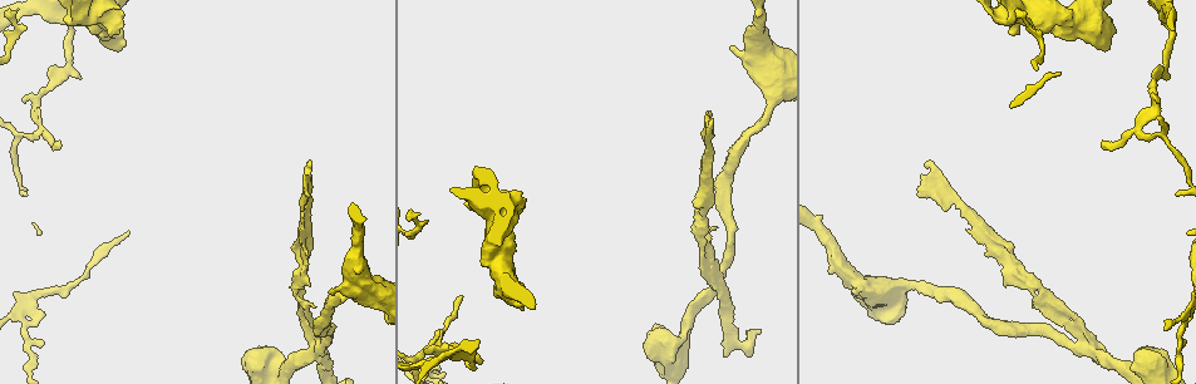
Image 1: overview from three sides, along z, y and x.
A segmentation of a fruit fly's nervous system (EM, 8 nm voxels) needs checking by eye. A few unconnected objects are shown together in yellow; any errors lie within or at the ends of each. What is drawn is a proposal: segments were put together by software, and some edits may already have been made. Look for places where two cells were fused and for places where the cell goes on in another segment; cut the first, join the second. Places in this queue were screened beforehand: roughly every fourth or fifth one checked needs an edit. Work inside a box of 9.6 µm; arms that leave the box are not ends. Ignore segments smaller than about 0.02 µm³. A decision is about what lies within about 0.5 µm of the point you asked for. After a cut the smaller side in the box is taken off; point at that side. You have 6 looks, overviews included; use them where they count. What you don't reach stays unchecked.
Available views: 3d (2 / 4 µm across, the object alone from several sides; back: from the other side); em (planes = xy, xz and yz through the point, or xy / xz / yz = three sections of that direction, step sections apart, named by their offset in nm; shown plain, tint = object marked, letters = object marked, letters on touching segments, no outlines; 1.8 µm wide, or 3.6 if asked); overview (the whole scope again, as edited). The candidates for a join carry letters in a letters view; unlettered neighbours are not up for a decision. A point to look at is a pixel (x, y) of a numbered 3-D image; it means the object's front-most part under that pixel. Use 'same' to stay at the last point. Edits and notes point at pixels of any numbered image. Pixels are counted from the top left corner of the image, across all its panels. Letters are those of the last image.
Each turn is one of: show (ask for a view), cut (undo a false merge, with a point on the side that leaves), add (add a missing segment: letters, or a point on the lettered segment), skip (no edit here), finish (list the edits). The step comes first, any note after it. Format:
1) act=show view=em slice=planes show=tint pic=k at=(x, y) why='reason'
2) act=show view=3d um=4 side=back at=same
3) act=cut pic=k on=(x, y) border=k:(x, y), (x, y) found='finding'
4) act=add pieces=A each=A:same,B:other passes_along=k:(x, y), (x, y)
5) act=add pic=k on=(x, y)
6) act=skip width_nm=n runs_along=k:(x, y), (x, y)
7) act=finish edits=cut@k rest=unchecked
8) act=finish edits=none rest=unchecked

act=show view=3d um=4 side=back pic=1 at=(117, 52)

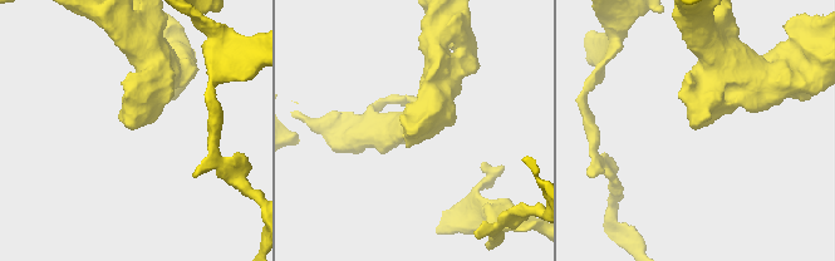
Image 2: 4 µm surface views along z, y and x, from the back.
act=show view=em slice=planes show=letters pic=2 at=(695, 128)

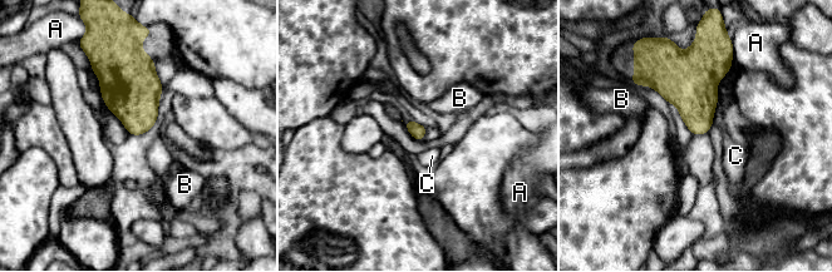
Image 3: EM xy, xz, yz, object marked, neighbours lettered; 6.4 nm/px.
act=skip longest_contact=C:110nm each=A:other,B:other,C:other border=3:(717, 107), (712, 122) found='none of them fits'

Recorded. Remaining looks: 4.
act=show view=3d um=4 pic=1 at=(298, 279) why='branch point'

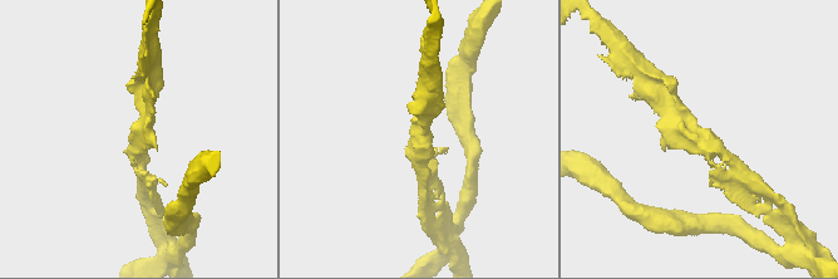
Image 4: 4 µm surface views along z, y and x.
act=show view=em slice=planes show=letters pic=4 at=(711, 141) why='now the EM'

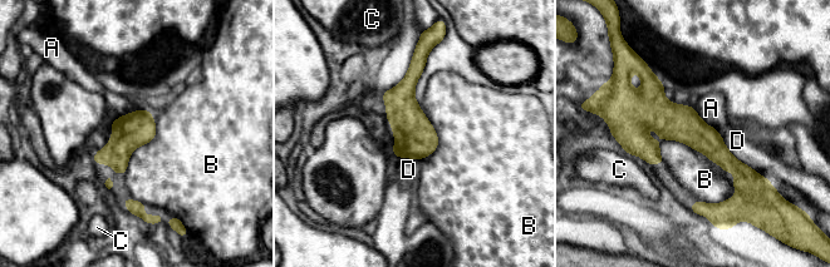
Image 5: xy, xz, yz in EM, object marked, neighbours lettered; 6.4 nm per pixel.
act=skip width_nm=220 each=A:other,B:other,C:other,D:other border=5:(658, 143), (681, 141), (723, 172) found='all the same cell'

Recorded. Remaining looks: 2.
act=show view=em slice=xy step=16 show=letters pic=1 at=(718, 285) why='thick turns thin'

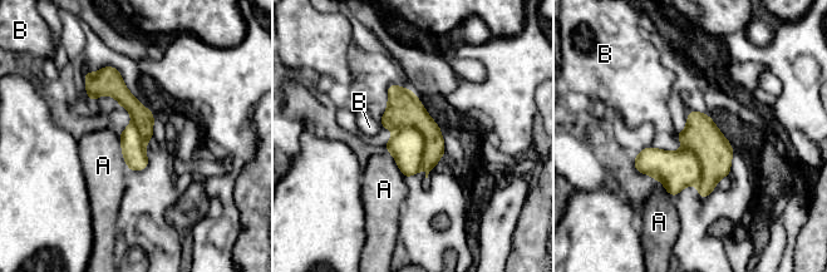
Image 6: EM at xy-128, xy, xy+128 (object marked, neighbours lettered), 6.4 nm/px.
act=cut pic=6 on=(404, 109) each=A:other,B:other part_leaving=6:(90, 77), (138, 112), (147, 137) found='a second cell is stuck on'

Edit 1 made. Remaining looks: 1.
act=finish edits=cut@6 rest=unchecked

